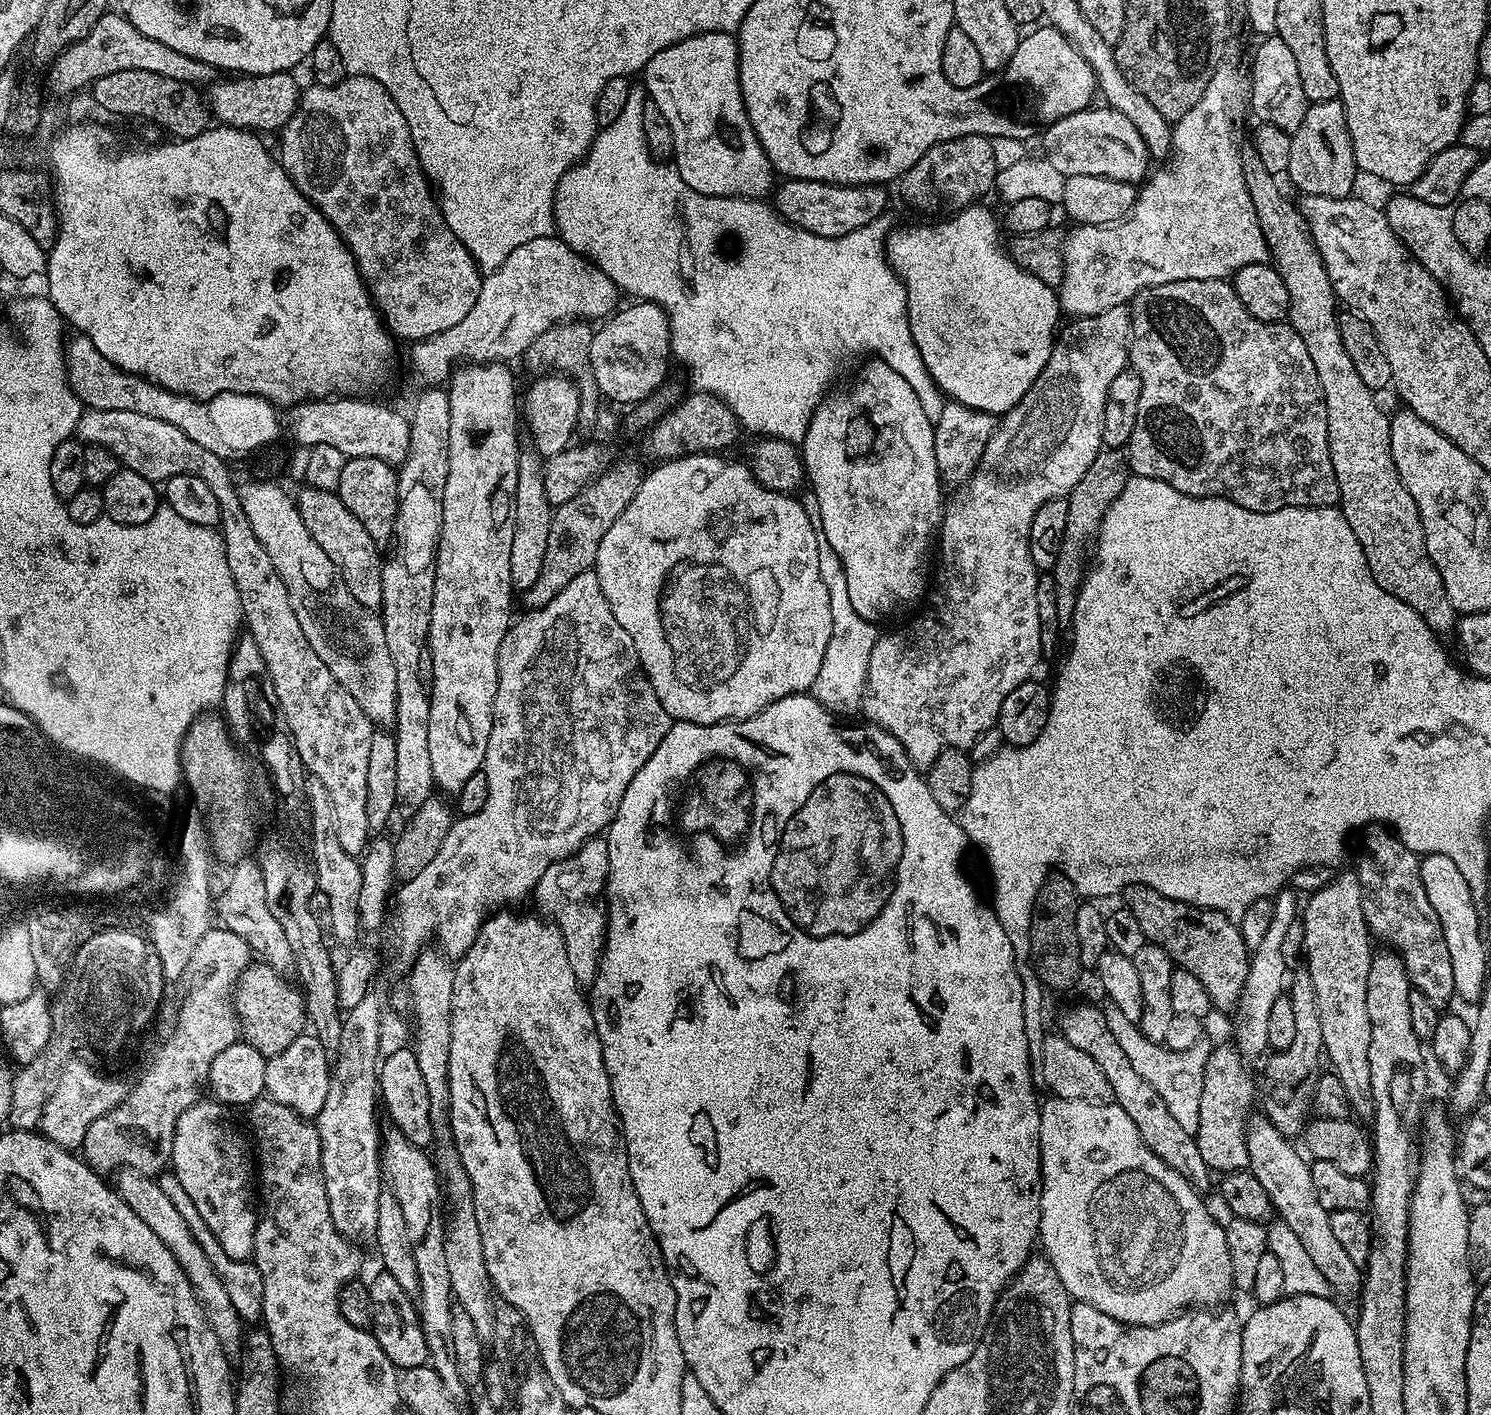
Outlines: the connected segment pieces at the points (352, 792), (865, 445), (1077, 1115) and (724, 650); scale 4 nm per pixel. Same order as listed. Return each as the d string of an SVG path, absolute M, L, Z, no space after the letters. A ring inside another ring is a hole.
M90 408L81 411L80 421L75 430L85 445L97 444L116 455L123 467L142 474L142 478L153 482L168 480L176 472L194 474L214 490L214 498L218 498L220 522L218 531L226 546L226 562L230 566L230 574L234 574L234 586L238 586L240 595L240 615L245 629L258 642L258 650L262 650L262 658L266 661L266 670L274 682L276 691L274 700L280 704L280 712L284 715L287 731L292 738L292 745L298 750L301 762L311 775L322 778L326 790L330 790L330 802L334 806L334 826L338 826L338 838L342 846L351 856L359 857L367 848L370 829L366 818L366 770L370 759L370 738L374 731L372 721L362 714L362 706L350 698L348 691L341 686L338 678L326 670L326 662L314 654L314 646L306 642L306 634L302 634L302 626L298 626L298 614L294 614L294 606L290 606L290 594L286 594L286 582L278 578L278 570L274 570L274 562L270 562L270 554L266 554L266 546L258 542L258 534L246 519L246 510L242 510L240 490L237 481L232 481L229 461L223 460L218 454L210 454L198 442L186 438L178 426L170 426L170 422L161 422L158 418L149 418L146 414L134 414L134 410L98 410Z
M879 358L869 360L872 361L857 374L852 389L845 396L825 395L820 405L816 407L810 418L810 426L806 430L802 441L802 455L806 480L809 485L812 483L812 492L816 495L816 508L820 511L818 528L826 538L826 542L830 542L834 554L838 554L838 558L842 562L842 570L846 574L846 590L850 594L850 606L854 606L854 610L858 610L858 614L863 620L880 622L883 616L892 616L899 608L914 603L916 599L919 601L929 587L930 564L928 568L928 551L931 548L933 551L934 541L940 531L940 521L942 519L940 487L942 487L942 481L936 455L934 454L934 434L936 429L933 420L926 418L924 404L918 402L914 390L910 390L910 382L906 382L906 378L902 378L902 374L898 374L896 370L890 370L890 366L886 366L883 360Z
M1052 1096L1045 1099L1040 1106L1040 1235L1038 1237L1039 1247L1042 1249L1043 1255L1054 1266L1054 1270L1058 1274L1058 1278L1062 1282L1062 1286L1066 1286L1068 1295L1073 1301L1089 1304L1094 1306L1094 1310L1102 1310L1102 1314L1110 1314L1110 1318L1114 1318L1123 1324L1137 1324L1138 1326L1154 1326L1172 1319L1173 1316L1191 1309L1193 1306L1216 1306L1219 1300L1224 1300L1228 1296L1228 1291L1233 1291L1232 1271L1230 1270L1230 1249L1226 1246L1226 1234L1224 1233L1224 1224L1216 1221L1214 1217L1208 1213L1208 1208L1204 1205L1205 1197L1196 1191L1194 1185L1186 1182L1186 1178L1182 1178L1182 1174L1178 1174L1178 1170L1174 1170L1170 1166L1166 1166L1166 1162L1162 1162L1162 1158L1158 1158L1158 1154L1154 1154L1154 1150L1150 1150L1146 1146L1146 1142L1142 1142L1142 1134L1138 1134L1138 1126L1134 1126L1134 1121L1126 1115L1126 1110L1122 1110L1122 1106L1116 1103L1095 1104L1094 1102L1082 1102L1081 1100L1071 1100L1070 1098L1058 1098Z
M701 454L699 456L679 456L677 460L665 460L657 463L656 469L652 473L645 475L640 481L640 488L634 494L630 506L622 510L622 514L606 530L602 542L598 546L598 554L594 571L598 582L602 586L602 594L606 594L606 602L610 602L610 610L614 610L614 618L618 618L618 623L630 634L630 639L634 642L634 650L640 659L640 666L648 676L648 681L654 686L654 694L658 694L658 702L666 710L666 714L671 716L673 721L679 722L689 720L691 724L723 724L726 720L745 720L754 714L758 714L766 706L770 706L775 700L781 700L787 696L804 694L811 689L814 678L818 678L818 670L822 666L822 654L826 654L826 642L830 642L830 594L826 594L826 582L819 580L820 571L818 570L818 528L808 517L808 512L799 504L793 495L782 492L775 492L766 486L762 486L754 478L752 471L748 469L747 463L740 462L735 464L732 460L723 460L725 457L720 454Z

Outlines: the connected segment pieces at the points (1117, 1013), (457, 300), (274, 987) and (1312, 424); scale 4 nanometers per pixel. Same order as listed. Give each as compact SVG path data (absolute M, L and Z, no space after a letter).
M1111 1006L1105 1007L1104 1017L1110 1034L1114 1034L1114 1038L1118 1038L1118 1046L1122 1046L1122 1050L1125 1052L1126 1058L1130 1058L1134 1070L1138 1070L1138 1074L1142 1074L1142 1078L1146 1078L1146 1082L1150 1082L1150 1086L1154 1086L1154 1090L1158 1090L1158 1098L1162 1098L1162 1102L1166 1102L1166 1107L1182 1125L1182 1130L1194 1134L1198 1130L1198 1102L1202 1098L1204 1067L1210 1051L1207 1039L1201 1038L1194 1046L1190 1046L1190 1050L1175 1052L1165 1048L1163 1044L1156 1044L1145 1038L1137 1025L1129 1024L1128 1019L1122 1014L1122 1010Z
M347 75L342 82L338 82L334 86L322 86L315 82L309 83L309 85L309 88L307 85L301 91L300 106L296 113L292 115L292 119L284 123L283 128L278 132L278 137L280 136L278 159L286 170L286 174L294 182L296 189L336 227L336 231L344 239L353 258L356 259L360 276L364 280L364 285L368 287L368 294L372 297L376 307L380 309L381 317L393 337L400 339L401 336L402 339L408 340L407 342L419 342L442 330L450 330L450 326L458 326L458 322L462 322L462 318L466 318L466 314L470 314L470 310L474 310L474 302L478 302L482 273L476 267L476 259L468 253L464 243L455 234L445 229L444 215L440 212L440 205L434 195L433 185L430 183L428 175L422 170L416 147L410 138L410 126L406 126L406 118L402 114L402 110L398 110L394 98L390 98L386 86L382 86L382 82L369 76Z
M253 962L244 969L234 985L236 1017L240 1019L243 1043L269 1058L282 1053L286 1046L306 1032L304 993L292 989L287 979L268 964Z
M1179 280L1178 282L1159 284L1153 288L1143 288L1136 293L1131 301L1130 315L1132 318L1132 331L1128 342L1128 363L1131 371L1136 372L1142 382L1142 394L1138 398L1138 422L1134 422L1134 434L1130 434L1126 445L1128 466L1135 475L1166 482L1170 486L1174 486L1174 490L1178 490L1187 496L1224 496L1228 500L1234 501L1238 506L1255 512L1273 512L1283 508L1330 508L1339 505L1340 491L1338 490L1338 482L1330 458L1330 442L1328 441L1328 427L1326 426L1326 402L1322 394L1322 386L1318 382L1318 373L1314 371L1314 362L1311 361L1310 354L1306 350L1306 342L1302 342L1302 338L1298 338L1298 334L1292 329L1291 324L1287 322L1271 324L1254 318L1254 314L1250 314L1250 310L1246 310L1246 306L1242 306L1242 302L1238 302L1238 294L1233 290L1228 280Z

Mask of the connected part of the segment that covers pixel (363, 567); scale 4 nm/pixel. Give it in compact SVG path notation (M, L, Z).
M309 486L302 488L300 493L295 493L294 499L302 514L302 522L306 522L306 530L310 530L314 542L318 542L318 546L326 550L326 558L330 558L338 574L342 574L342 582L346 582L346 590L350 590L350 594L354 594L354 598L358 598L362 606L373 610L379 609L382 602L382 570L384 569L381 549L374 542L374 538L366 534L366 526L362 526L362 522L358 522L358 518L354 518L350 510L346 510L346 506L335 491Z

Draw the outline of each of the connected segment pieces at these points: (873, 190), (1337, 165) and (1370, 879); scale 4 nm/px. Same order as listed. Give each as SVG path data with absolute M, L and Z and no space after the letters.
M785 179L784 185L777 187L774 192L774 207L784 219L802 230L810 230L810 234L822 238L838 238L842 234L850 234L854 230L862 230L879 216L885 215L888 208L888 188L882 184L831 184L817 180Z
M1337 98L1309 104L1302 126L1291 133L1290 166L1287 179L1292 179L1294 187L1304 196L1325 196L1342 198L1353 195L1352 183L1358 177L1354 146L1350 142L1350 130L1346 126L1346 110Z
M1374 824L1363 829L1362 836L1364 836L1364 845L1360 848L1360 861L1354 865L1354 871L1358 882L1362 886L1362 914L1368 923L1368 931L1377 941L1388 939L1391 951L1397 952L1402 958L1402 962L1406 966L1406 974L1408 981L1411 982L1415 991L1426 994L1426 998L1430 998L1430 1002L1434 1002L1434 1006L1438 1009L1447 1009L1446 1006L1451 1000L1454 1000L1456 991L1454 990L1454 966L1450 963L1450 950L1446 950L1446 938L1442 926L1438 922L1438 914L1434 914L1434 906L1430 906L1430 898L1426 898L1426 890L1422 886L1422 878L1420 877L1420 856L1417 853L1411 852L1407 846L1396 837L1396 833L1391 828L1382 825Z

